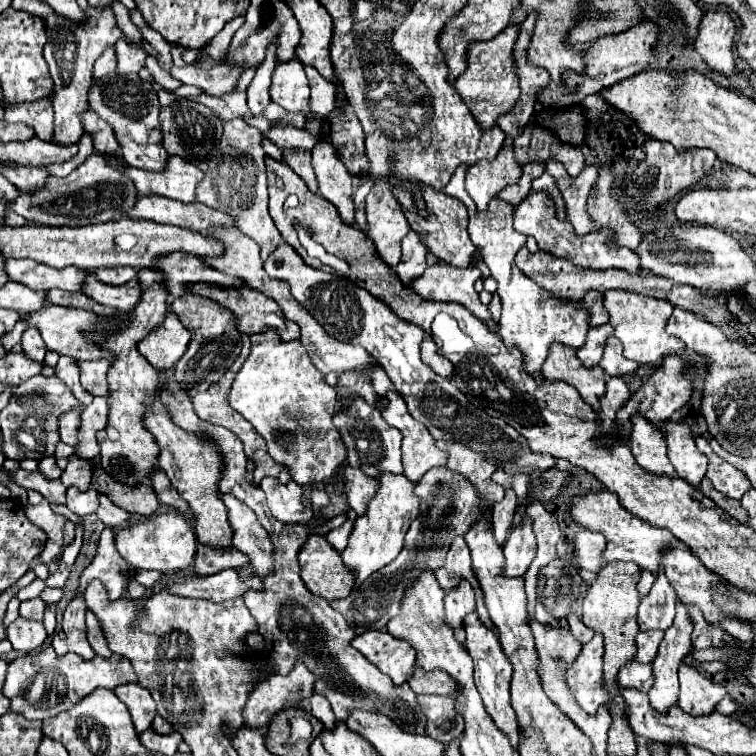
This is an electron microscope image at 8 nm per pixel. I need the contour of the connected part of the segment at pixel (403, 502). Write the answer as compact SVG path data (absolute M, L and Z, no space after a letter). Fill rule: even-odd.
M378 473L376 481L378 489L374 497L368 501L366 513L356 517L352 533L348 537L348 545L342 551L342 561L356 571L356 583L362 583L372 573L376 573L378 569L396 559L396 555L402 551L408 527L418 517L420 511L420 501L418 495L414 493L416 485L410 483L404 475Z

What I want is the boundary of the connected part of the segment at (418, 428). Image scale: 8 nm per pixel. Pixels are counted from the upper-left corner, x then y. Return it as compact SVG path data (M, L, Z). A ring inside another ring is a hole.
M398 391L386 393L386 409L382 409L382 417L388 425L396 427L402 433L402 465L404 475L418 483L422 475L434 467L434 465L446 465L446 451L440 451L434 443L436 439L430 435L430 431L418 423L404 399Z

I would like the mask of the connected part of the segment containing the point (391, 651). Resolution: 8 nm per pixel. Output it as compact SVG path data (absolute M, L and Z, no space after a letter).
M366 631L352 641L368 661L372 661L382 673L386 673L396 683L408 683L414 673L414 649L402 641L394 639L386 631Z

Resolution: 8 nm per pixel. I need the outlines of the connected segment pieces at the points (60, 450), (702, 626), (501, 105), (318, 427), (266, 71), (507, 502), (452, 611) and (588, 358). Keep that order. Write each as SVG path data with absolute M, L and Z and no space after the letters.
M62 441L56 445L56 453L54 453L54 457L56 457L60 469L64 469L64 467L68 465L68 459L72 457L72 453L74 453L74 447L70 447L70 445L62 443Z
M686 605L686 609L690 611L690 615L694 619L694 633L692 633L694 649L704 649L704 647L710 647L710 645L722 645L722 643L730 643L734 639L726 631L708 625L696 605Z
M508 27L490 41L474 41L474 45L468 49L466 71L454 81L458 93L464 97L466 105L470 105L470 113L474 113L482 129L496 125L498 115L506 113L520 97L520 79L516 75L514 59L514 43L518 35L520 27Z
M276 331L254 333L250 335L250 341L252 341L250 355L246 357L240 371L236 373L234 385L230 387L230 393L228 393L230 407L234 407L234 411L238 411L266 441L266 449L274 461L280 461L280 465L292 467L294 457L298 465L298 455L300 455L300 471L290 471L292 481L296 481L298 485L310 485L314 481L322 481L324 477L330 477L338 469L338 465L342 465L342 461L346 459L346 447L332 425L332 415L338 403L336 391L324 383L322 373L312 365L300 341L284 343L280 341Z
M274 37L274 41L268 45L266 49L266 57L262 61L262 65L256 69L256 75L248 87L248 107L254 115L260 115L268 103L270 103L270 83L272 83L272 73L276 69L278 61L278 37Z
M506 489L504 499L498 501L498 505L492 505L492 527L494 527L494 539L502 547L510 535L510 525L514 519L518 507L516 493L512 489Z
M460 581L456 589L450 589L444 597L446 605L446 623L454 629L462 625L462 619L476 609L476 599L474 599L474 589L468 581Z
M600 325L600 327L590 327L586 343L576 351L576 357L586 365L586 367L594 367L598 365L602 351L604 351L604 343L606 339L612 335L612 325Z

